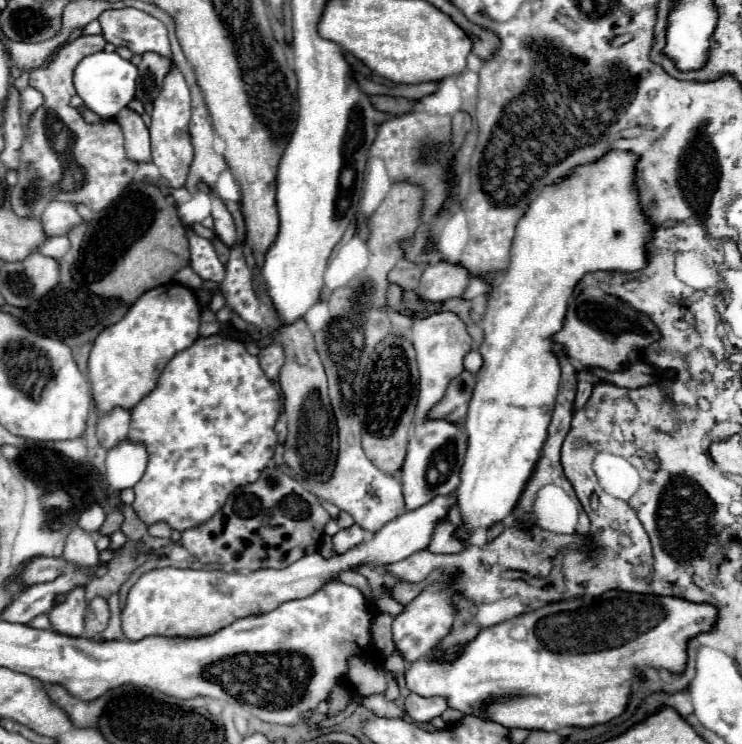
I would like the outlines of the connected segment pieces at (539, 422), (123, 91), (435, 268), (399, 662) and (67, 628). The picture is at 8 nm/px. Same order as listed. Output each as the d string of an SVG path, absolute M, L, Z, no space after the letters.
M609 149L597 161L577 165L557 183L545 185L517 223L509 267L497 275L491 291L487 293L481 319L485 333L483 345L479 347L483 367L477 373L477 385L465 419L465 429L469 431L469 451L461 469L461 483L457 487L457 507L463 515L463 527L457 529L457 537L461 539L467 539L479 527L491 527L503 521L511 513L541 457L561 377L561 367L553 351L553 335L563 329L575 285L587 273L635 273L647 263L649 237L635 235L639 225L643 227L649 223L639 199L637 165L637 153Z
M99 51L85 57L77 65L73 81L75 81L77 95L85 101L85 105L91 111L95 111L103 119L115 119L121 107L127 107L133 101L137 89L137 77L139 77L139 69L131 61L119 57L117 53Z
M437 261L431 263L421 275L419 295L429 301L447 301L451 297L461 297L469 285L469 279L471 275L463 265Z
M389 655L389 657L385 657L383 667L393 671L395 677L401 677L401 673L405 673L405 669L407 669L407 663L401 657L397 657L397 655Z
M85 587L71 589L63 601L59 601L51 611L49 619L53 623L53 629L63 635L79 637L83 635L83 617L85 617Z

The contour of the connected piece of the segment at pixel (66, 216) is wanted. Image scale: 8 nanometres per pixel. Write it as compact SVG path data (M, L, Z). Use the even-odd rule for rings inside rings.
M51 201L41 215L41 221L43 221L45 233L49 237L53 237L53 235L65 235L75 225L79 225L83 219L79 217L75 205L61 203L61 201Z

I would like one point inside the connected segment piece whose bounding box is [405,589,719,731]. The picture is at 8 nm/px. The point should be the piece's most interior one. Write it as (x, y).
(571, 669)

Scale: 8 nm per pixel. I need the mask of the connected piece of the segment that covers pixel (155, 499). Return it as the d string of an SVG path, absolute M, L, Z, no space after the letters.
M219 335L199 337L189 349L177 353L163 367L155 389L131 409L129 439L141 439L149 451L147 471L133 487L133 509L139 519L147 525L167 521L171 529L185 531L213 517L237 487L255 483L261 469L267 467L277 445L273 427L279 409L279 393L261 371L257 357L249 355L241 341Z

